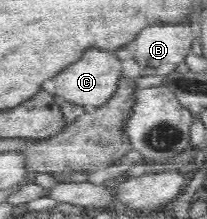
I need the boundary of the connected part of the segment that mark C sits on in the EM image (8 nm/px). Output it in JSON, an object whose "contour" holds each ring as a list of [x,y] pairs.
{"contour":[[[91,48],[73,64],[63,69],[51,78],[55,84],[55,95],[58,99],[62,98],[81,104],[88,108],[93,108],[105,104],[109,98],[116,94],[120,87],[121,60],[115,55],[114,50],[103,50],[103,48]]]}

